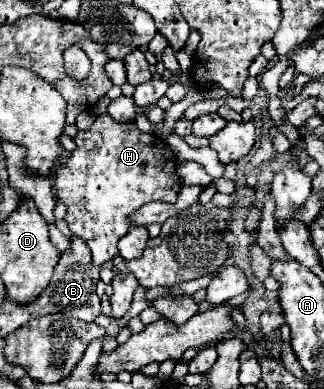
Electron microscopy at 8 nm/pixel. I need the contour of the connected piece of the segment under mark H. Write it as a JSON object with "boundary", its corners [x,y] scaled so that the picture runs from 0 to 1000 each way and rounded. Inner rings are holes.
{"boundary":[[[306,296],[275,337],[244,337],[231,352],[238,383],[194,409],[194,424],[170,445],[176,517],[207,532],[201,568],[219,599],[244,599],[287,645],[287,671],[299,681],[343,671],[367,656],[361,620],[398,594],[398,548],[429,537],[460,517],[540,522],[559,491],[559,460],[546,450],[540,404],[515,368],[478,342],[435,342],[417,316],[361,316],[336,296]]]}

